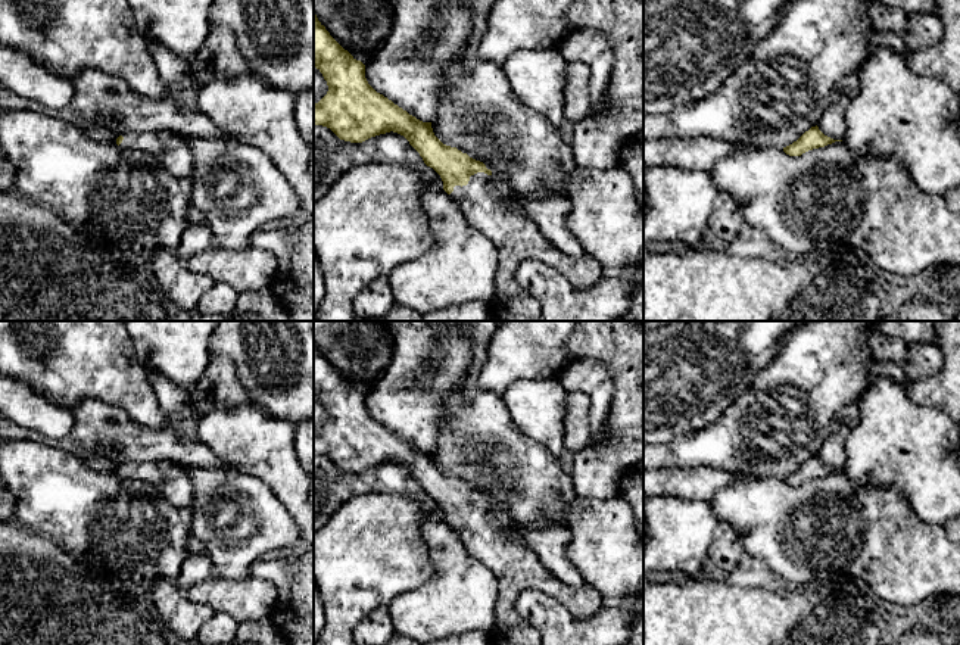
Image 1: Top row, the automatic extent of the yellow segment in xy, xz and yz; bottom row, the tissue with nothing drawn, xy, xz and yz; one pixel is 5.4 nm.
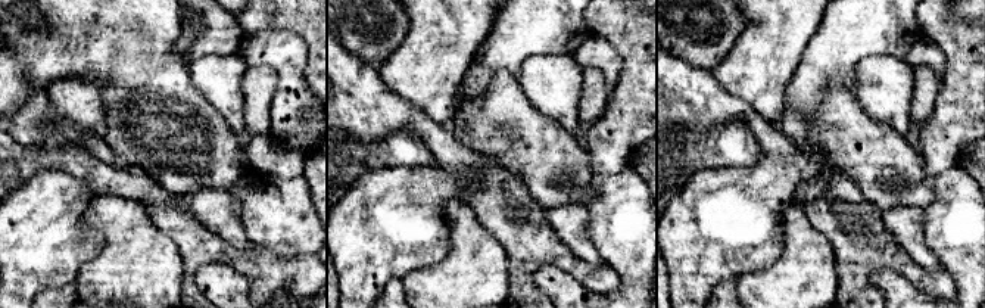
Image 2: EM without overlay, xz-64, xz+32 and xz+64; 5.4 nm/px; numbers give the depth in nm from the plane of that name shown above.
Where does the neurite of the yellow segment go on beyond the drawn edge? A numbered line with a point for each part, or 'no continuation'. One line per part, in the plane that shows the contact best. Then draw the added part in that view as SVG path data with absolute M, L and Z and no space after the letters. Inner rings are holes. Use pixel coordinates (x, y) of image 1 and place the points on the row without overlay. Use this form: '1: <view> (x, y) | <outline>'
1: xz (492, 536) | M477 502L467 515L449 524L471 557L486 565L498 582L492 645L540 645L539 630L518 611L521 592L536 589L564 604L579 620L604 608L604 596L589 583L571 586L555 577L529 548L518 523L495 505Z

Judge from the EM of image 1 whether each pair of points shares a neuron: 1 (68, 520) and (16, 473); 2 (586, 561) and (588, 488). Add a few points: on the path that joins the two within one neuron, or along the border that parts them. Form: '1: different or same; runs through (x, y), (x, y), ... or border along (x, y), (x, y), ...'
1: same; runs through (55, 507), (30, 482)
2: different; border along (577, 495), (585, 498), (617, 497)

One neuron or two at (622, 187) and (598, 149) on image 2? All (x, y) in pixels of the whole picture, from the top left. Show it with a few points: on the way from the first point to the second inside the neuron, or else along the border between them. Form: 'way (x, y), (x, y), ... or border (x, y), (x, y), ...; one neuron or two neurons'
border (629, 167), (616, 173), (594, 174); two neurons

